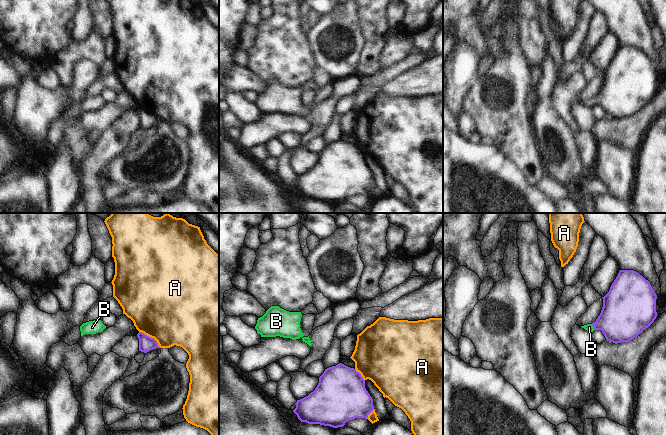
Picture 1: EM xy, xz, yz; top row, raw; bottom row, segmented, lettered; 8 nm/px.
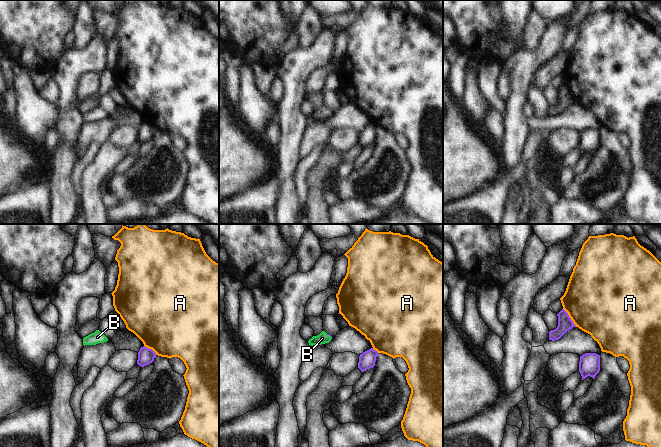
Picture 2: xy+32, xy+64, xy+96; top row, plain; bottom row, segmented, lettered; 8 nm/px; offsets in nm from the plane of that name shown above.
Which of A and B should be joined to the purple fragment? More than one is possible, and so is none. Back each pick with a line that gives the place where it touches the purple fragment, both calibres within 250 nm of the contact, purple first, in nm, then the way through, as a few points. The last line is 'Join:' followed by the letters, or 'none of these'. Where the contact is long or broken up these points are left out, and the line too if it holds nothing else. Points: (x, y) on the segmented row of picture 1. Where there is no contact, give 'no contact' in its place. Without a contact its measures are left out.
B: meets purple in yz at (593, 326); 360 nm thick on the purple side, 60 nm on the other; runs through yz (622, 318), (593, 326), (589, 327)
Join: B

